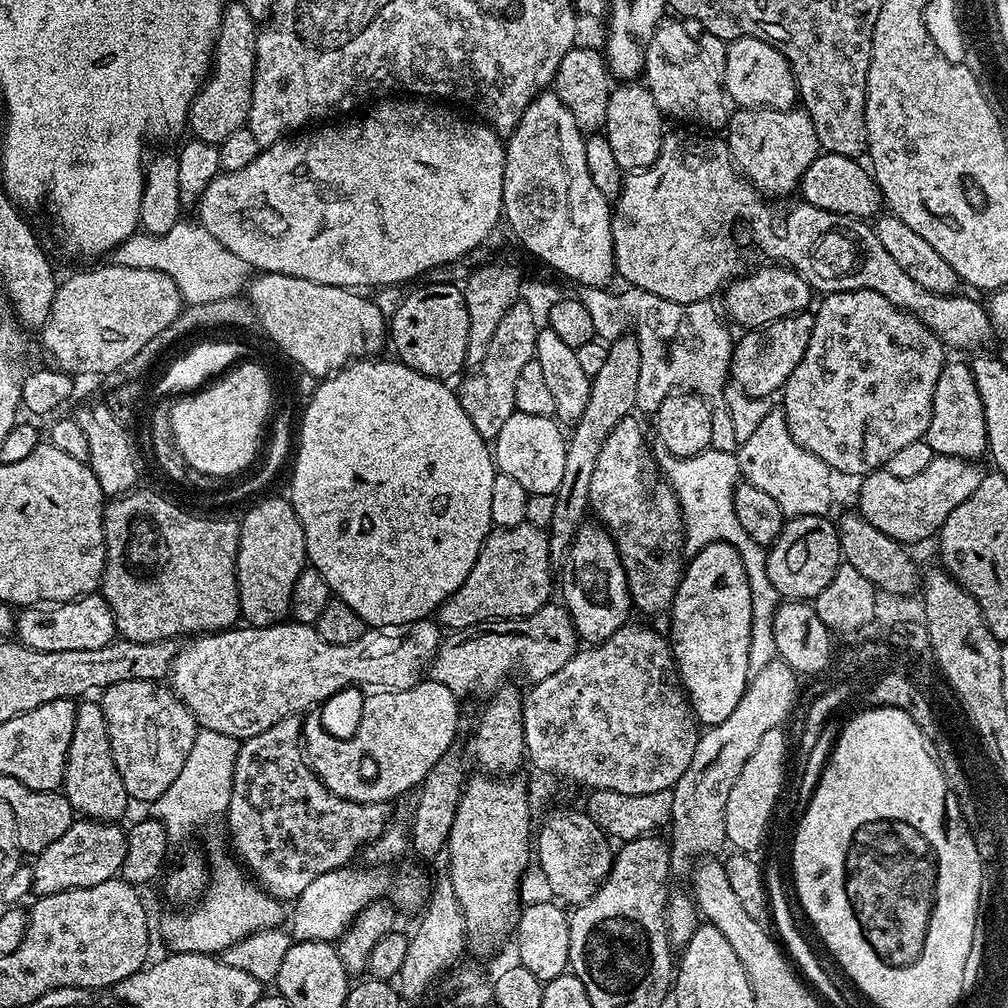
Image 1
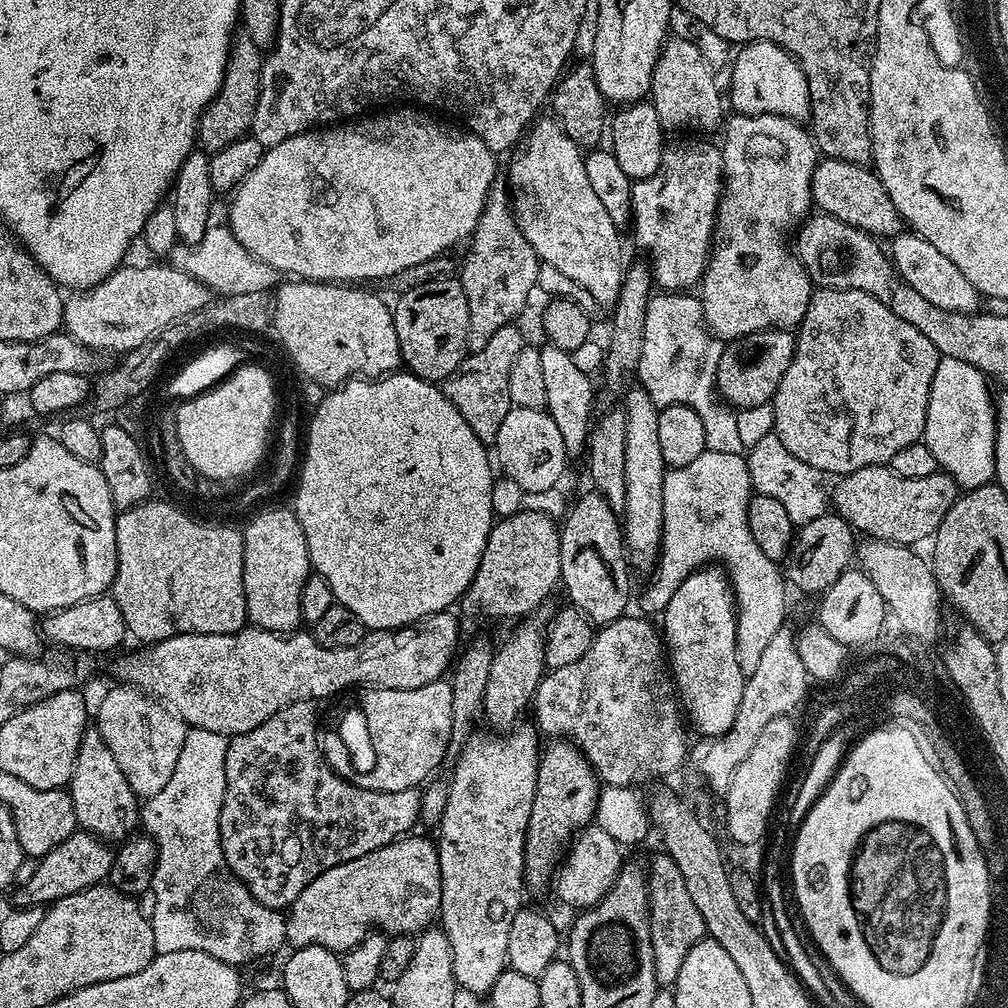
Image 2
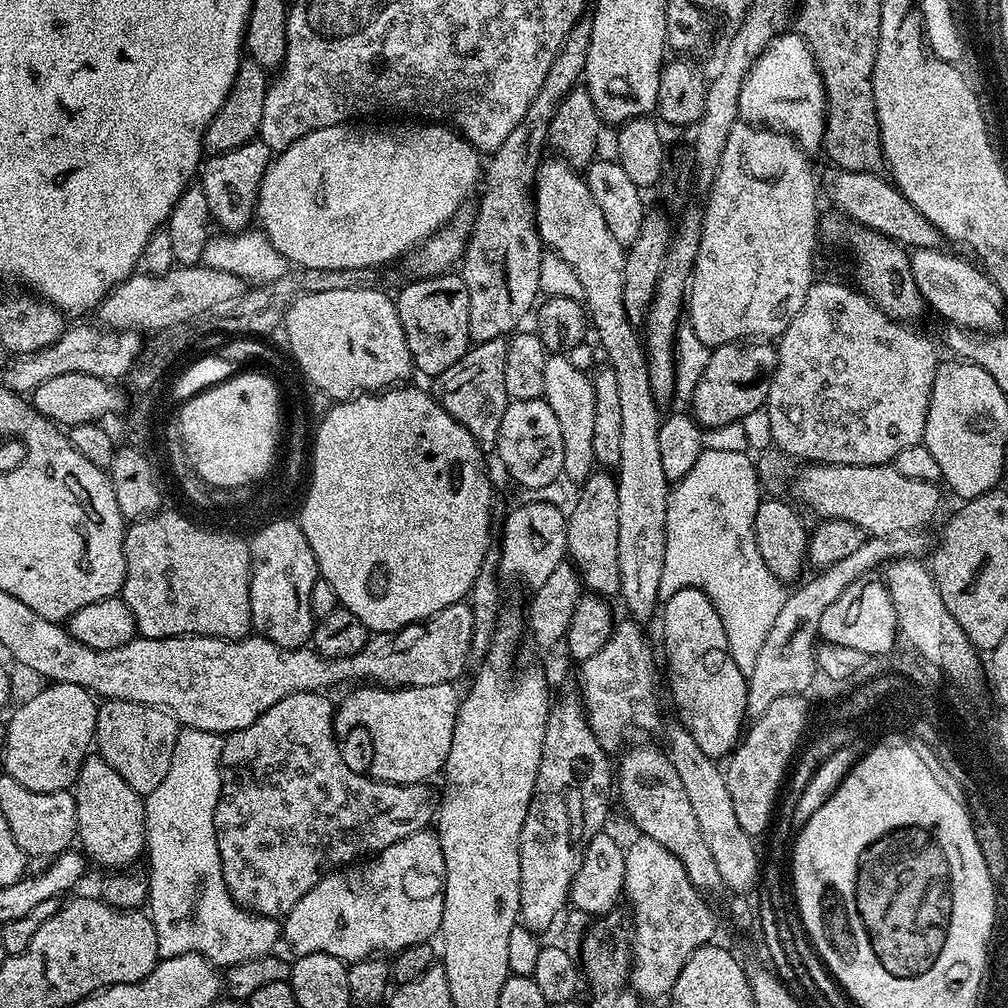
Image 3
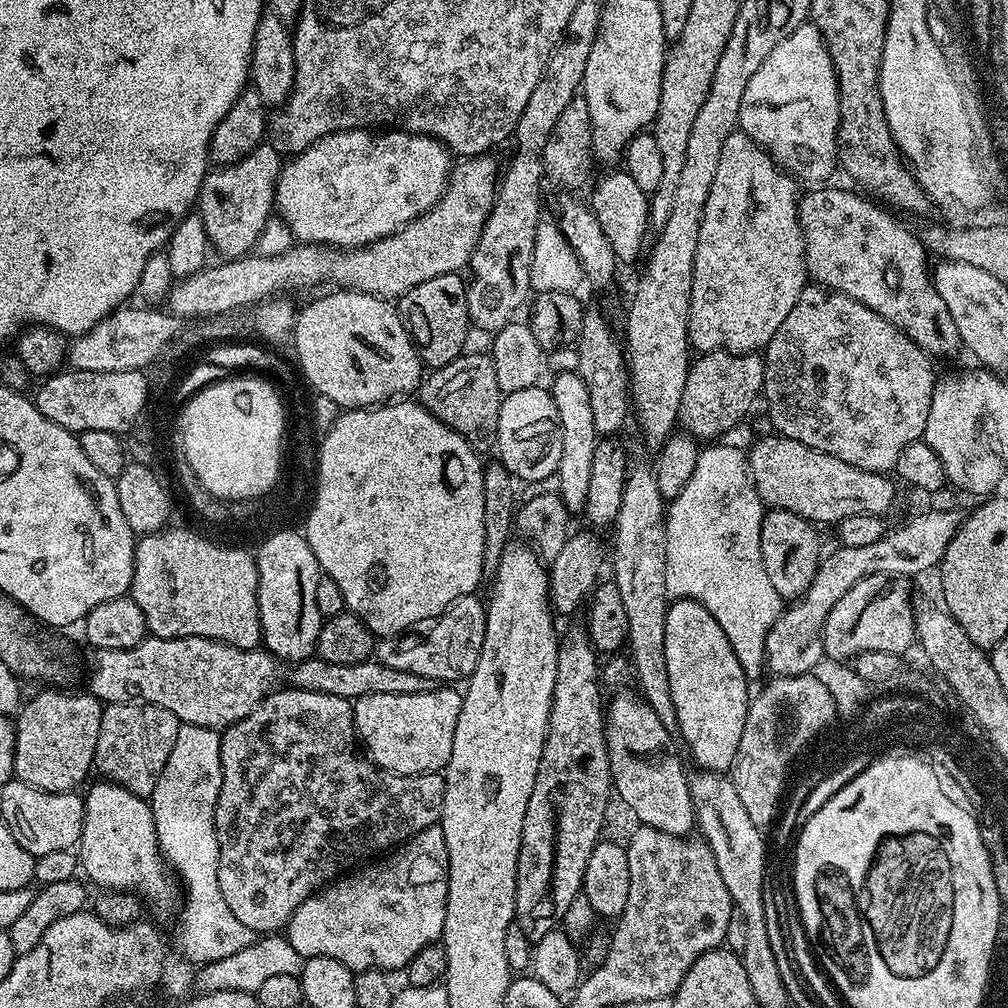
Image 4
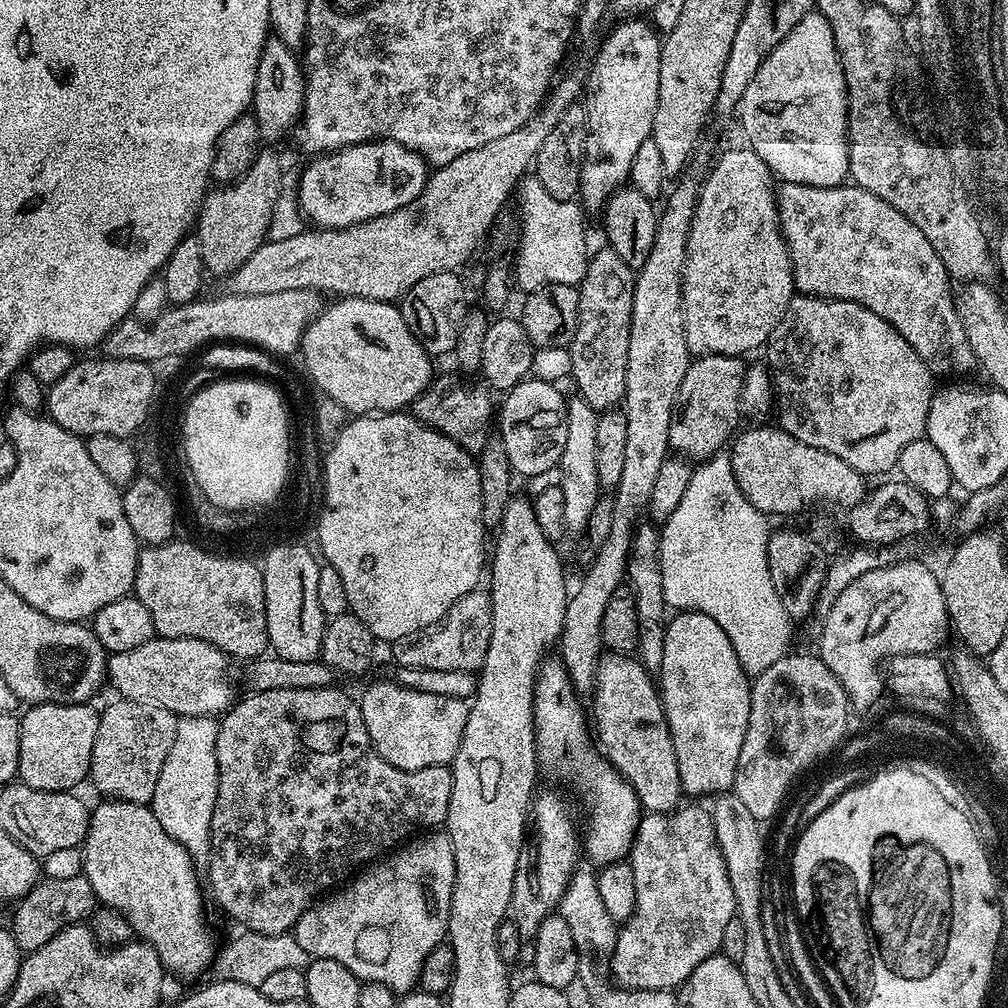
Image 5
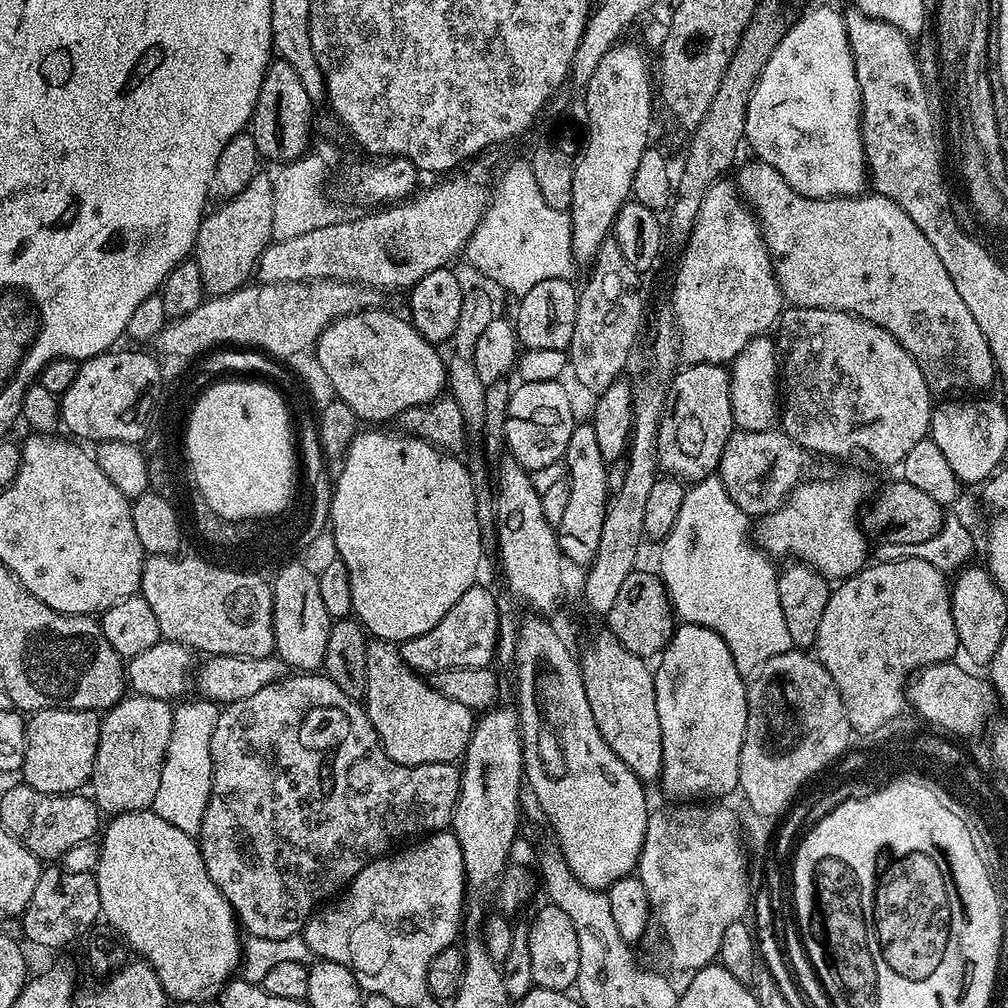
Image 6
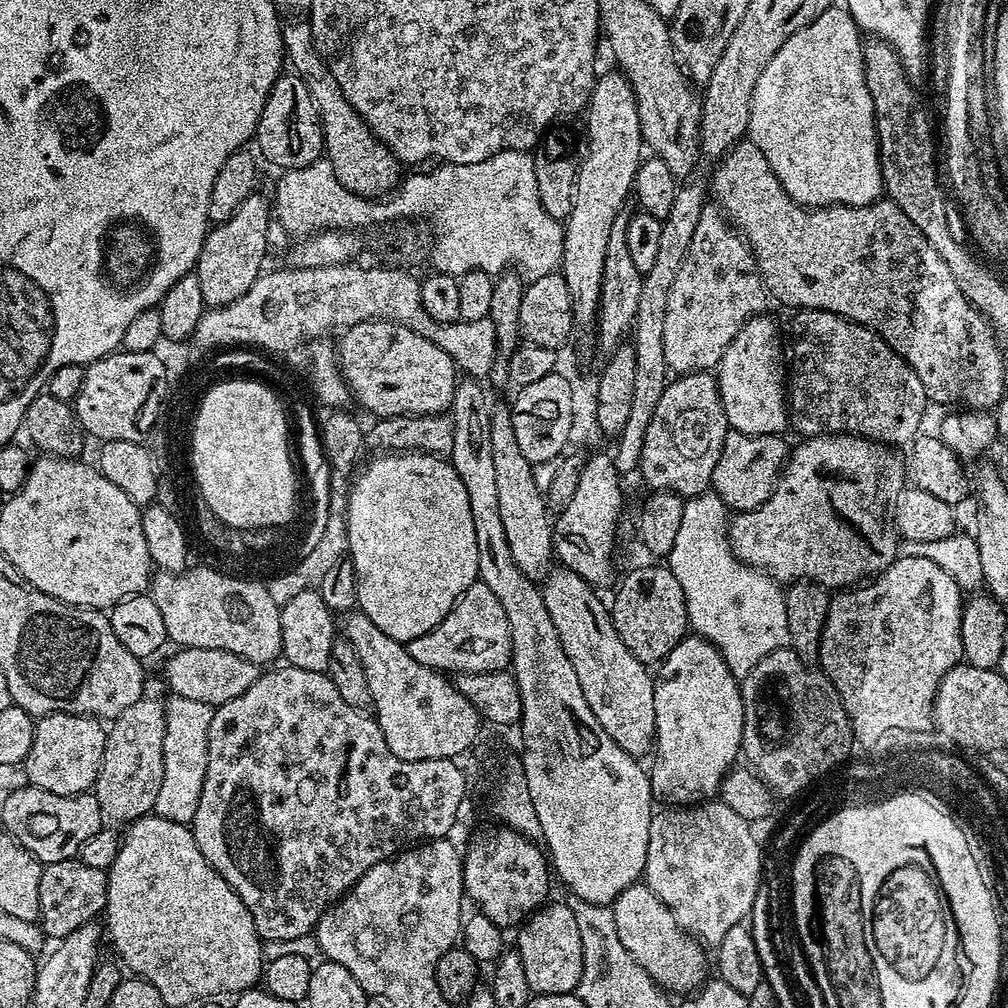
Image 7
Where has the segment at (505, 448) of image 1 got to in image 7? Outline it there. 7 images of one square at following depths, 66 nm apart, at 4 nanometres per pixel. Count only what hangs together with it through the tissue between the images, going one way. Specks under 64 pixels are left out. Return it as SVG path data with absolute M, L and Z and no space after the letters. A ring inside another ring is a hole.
M550 373L533 384L519 389L517 396L511 403L512 423L514 425L514 436L518 446L521 447L522 454L532 464L541 464L557 459L560 452L567 449L568 433L570 431L570 421L572 419L570 385L563 377Z

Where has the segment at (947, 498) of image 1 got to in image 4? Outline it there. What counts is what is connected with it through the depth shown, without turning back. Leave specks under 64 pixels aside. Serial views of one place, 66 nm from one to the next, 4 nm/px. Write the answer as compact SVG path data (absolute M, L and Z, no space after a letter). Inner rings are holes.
M761 435L747 458L752 484L768 508L790 510L790 514L798 514L817 526L835 526L846 518L854 518L854 514L884 518L896 500L896 488L885 473L850 466L850 462L802 446L802 442L794 442L794 438Z

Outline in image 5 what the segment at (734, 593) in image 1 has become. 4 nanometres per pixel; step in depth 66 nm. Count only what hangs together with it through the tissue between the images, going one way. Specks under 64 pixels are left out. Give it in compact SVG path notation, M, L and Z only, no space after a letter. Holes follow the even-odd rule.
M677 611L673 616L676 617L667 621L664 630L658 695L664 704L664 717L674 744L681 791L692 796L724 794L736 783L738 757L742 754L742 742L750 722L750 677L742 670L738 654L734 654L734 646L730 646L730 638L726 638L726 630L722 630L714 618L701 612L682 611Z

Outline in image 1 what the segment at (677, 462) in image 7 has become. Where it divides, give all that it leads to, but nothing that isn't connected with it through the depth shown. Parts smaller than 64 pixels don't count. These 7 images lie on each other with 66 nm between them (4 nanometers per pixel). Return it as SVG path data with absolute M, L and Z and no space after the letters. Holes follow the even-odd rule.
M811 311L796 312L786 318L778 318L774 322L762 325L743 333L744 337L737 339L732 346L731 383L740 387L746 395L775 397L783 389L784 383L794 374L794 366L802 362L802 354L806 354L806 346L810 344L810 330L814 326L814 315Z

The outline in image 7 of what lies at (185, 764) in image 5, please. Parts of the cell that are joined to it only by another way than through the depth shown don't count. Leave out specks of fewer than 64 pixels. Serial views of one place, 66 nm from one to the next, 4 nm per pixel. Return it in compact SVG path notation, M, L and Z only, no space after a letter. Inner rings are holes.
M169 695L167 699L163 701L166 732L162 738L162 790L158 790L154 812L170 822L191 825L194 810L198 810L198 798L202 798L202 782L206 782L206 746L214 708L206 702L194 702L194 698Z

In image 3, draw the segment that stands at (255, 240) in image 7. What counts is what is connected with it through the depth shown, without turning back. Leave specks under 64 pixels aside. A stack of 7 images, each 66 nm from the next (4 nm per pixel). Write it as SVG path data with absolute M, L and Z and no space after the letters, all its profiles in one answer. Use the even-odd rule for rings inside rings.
M257 138L238 146L238 150L230 150L217 156L209 155L203 161L198 172L198 187L206 194L212 220L220 223L220 228L225 233L245 231L253 223L256 195L260 192L264 171L273 159L274 153L270 146Z

